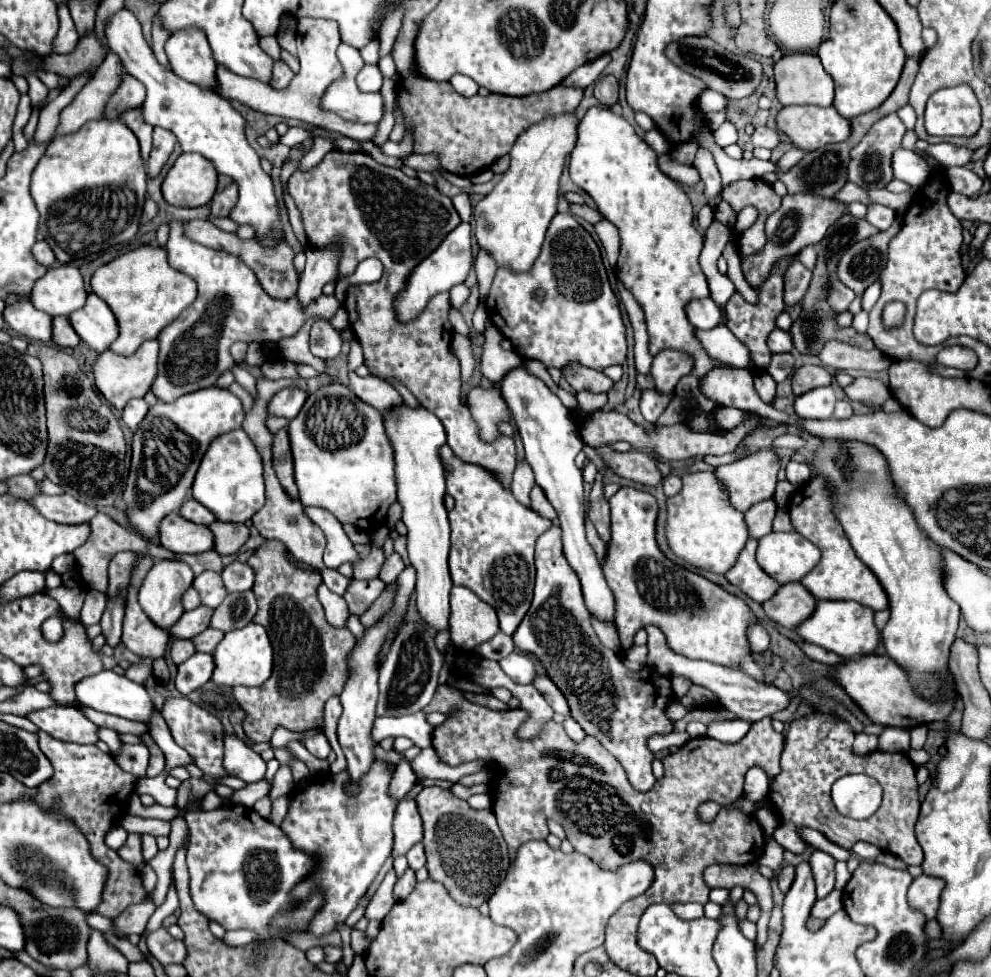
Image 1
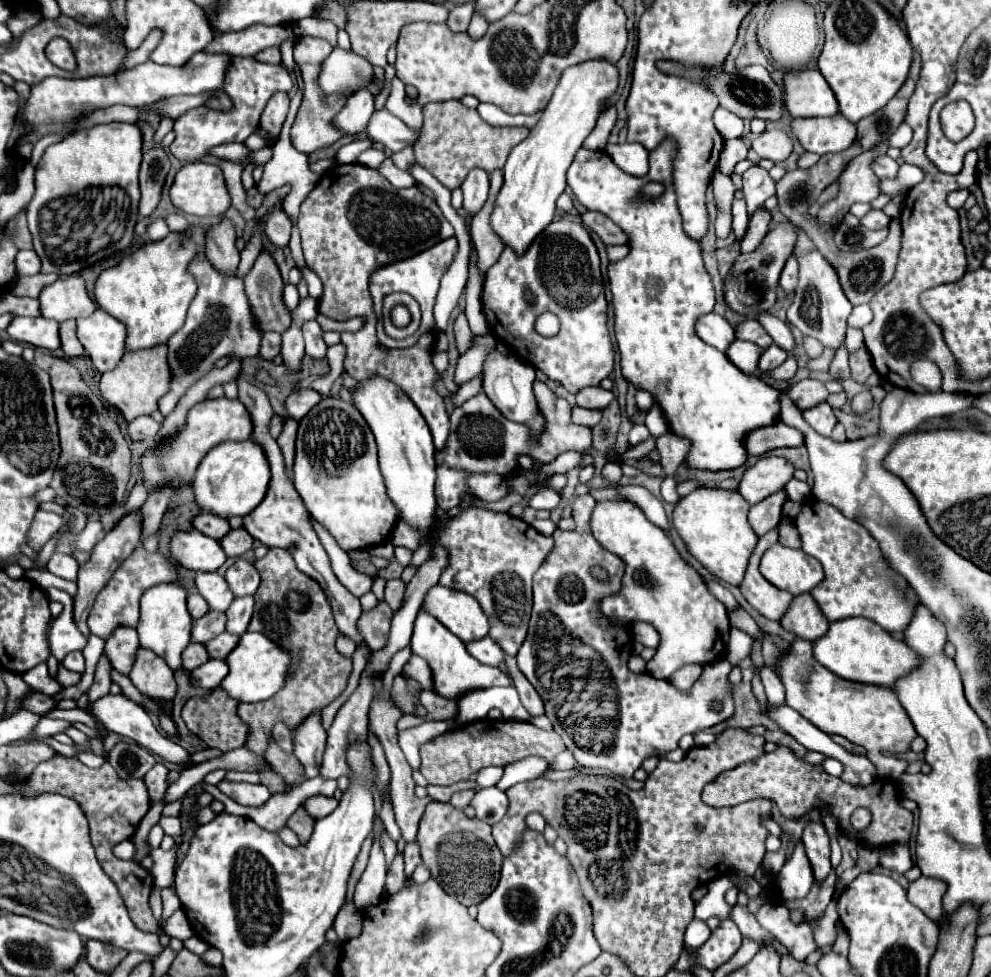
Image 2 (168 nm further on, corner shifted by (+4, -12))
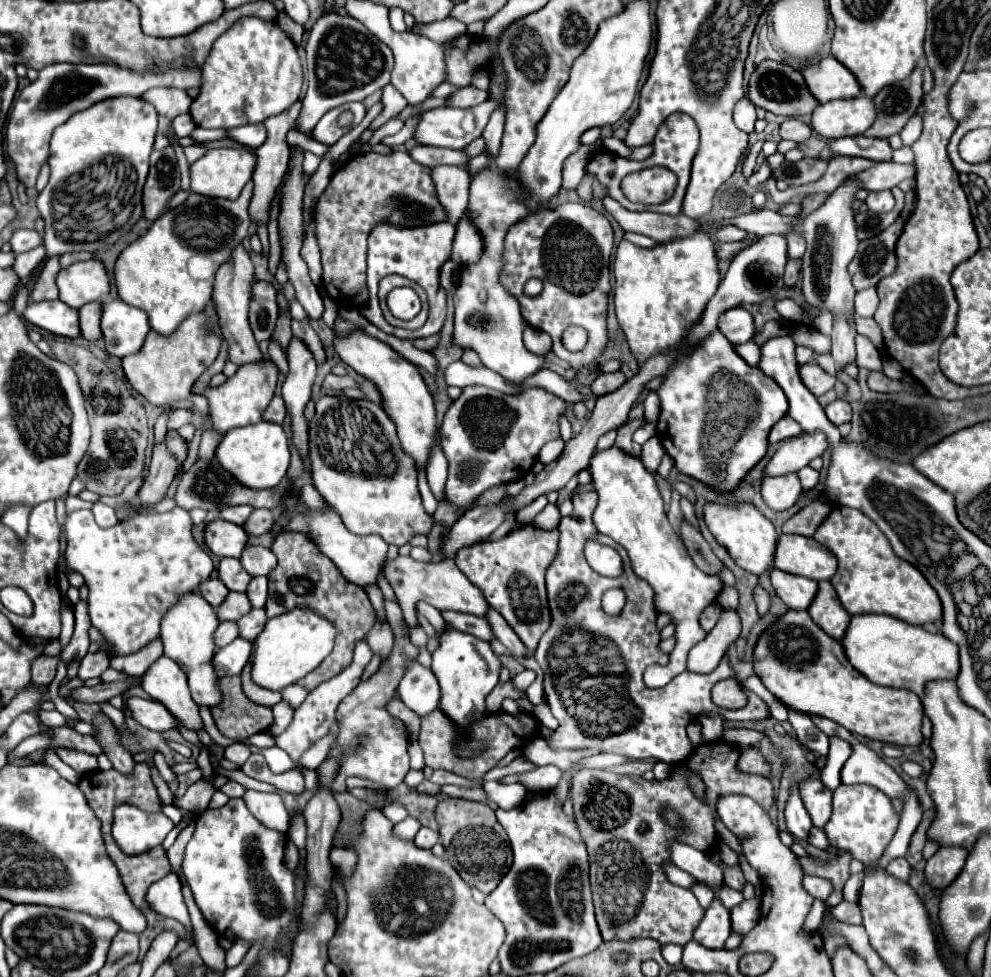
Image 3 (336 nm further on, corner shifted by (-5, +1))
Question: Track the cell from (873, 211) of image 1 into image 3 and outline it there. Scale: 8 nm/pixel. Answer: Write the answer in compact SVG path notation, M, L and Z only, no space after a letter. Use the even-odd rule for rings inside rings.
M890 190L884 192L870 192L866 204L872 212L890 212L894 208L894 196Z

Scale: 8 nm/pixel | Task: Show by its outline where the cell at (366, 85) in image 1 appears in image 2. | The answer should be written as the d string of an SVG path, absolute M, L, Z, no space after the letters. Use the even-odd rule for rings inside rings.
M359 89L347 99L347 105L339 115L335 115L335 125L347 133L361 133L373 113L375 95L369 89Z

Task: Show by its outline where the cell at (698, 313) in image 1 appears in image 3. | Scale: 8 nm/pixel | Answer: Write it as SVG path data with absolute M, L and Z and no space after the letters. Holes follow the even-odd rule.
M740 306L732 308L732 310L726 310L720 316L718 328L732 344L744 344L744 342L752 340L754 334L756 334L752 314L744 308L740 308Z

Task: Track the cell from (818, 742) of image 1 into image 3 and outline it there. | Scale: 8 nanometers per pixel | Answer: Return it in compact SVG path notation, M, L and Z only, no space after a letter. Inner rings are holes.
M746 746L740 750L738 768L748 774L762 774L762 776L770 774L770 766L766 764L766 760L762 760L762 754L752 746Z

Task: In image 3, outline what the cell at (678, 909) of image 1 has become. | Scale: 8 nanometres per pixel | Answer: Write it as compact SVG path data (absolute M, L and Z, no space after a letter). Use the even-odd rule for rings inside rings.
M714 898L702 922L694 930L694 940L704 948L718 950L718 948L724 948L724 942L730 936L730 932L732 932L730 910L718 898Z

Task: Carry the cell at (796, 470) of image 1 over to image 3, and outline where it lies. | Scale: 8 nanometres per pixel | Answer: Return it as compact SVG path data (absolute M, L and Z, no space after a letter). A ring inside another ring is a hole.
M806 466L806 468L802 468L800 472L798 472L798 476L800 476L800 482L802 482L802 488L808 492L808 490L812 490L816 484L818 484L818 480L820 480L820 474L816 472L816 470L812 470L810 466Z

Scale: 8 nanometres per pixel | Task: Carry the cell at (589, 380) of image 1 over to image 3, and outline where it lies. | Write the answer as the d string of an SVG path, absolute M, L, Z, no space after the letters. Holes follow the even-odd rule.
M622 370L612 372L612 374L600 374L600 376L594 380L594 384L592 384L592 392L594 392L596 396L604 396L604 394L608 394L608 392L618 390L624 382L626 382L626 376L624 376Z

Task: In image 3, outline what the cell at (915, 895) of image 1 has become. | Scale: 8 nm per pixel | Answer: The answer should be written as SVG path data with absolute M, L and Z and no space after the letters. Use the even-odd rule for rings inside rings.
M942 846L928 862L926 862L926 880L934 888L946 888L954 882L954 878L964 868L968 850L962 846Z

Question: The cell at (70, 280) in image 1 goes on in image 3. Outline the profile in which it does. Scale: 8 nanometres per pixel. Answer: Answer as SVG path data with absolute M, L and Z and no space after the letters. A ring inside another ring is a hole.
M86 260L86 262L76 262L64 270L58 272L56 276L56 284L60 288L60 300L72 308L82 308L88 302L94 300L102 300L110 294L110 278L108 272L104 268L102 260Z

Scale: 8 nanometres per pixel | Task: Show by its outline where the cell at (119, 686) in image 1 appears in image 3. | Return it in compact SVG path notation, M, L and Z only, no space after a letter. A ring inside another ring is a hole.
M130 698L128 710L144 728L150 728L152 731L164 732L176 728L174 718L160 702Z

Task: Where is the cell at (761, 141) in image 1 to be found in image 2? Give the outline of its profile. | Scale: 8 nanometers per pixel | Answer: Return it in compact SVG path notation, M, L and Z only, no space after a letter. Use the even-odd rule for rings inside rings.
M773 129L773 131L763 131L761 135L757 135L755 141L751 143L751 149L761 159L771 159L771 161L779 163L789 157L789 153L793 151L793 143L783 131Z

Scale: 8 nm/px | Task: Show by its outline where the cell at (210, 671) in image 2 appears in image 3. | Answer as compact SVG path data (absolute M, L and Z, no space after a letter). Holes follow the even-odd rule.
M236 638L228 646L220 648L214 656L214 670L220 678L224 676L236 676L246 666L248 658L252 654L252 642L244 638Z

